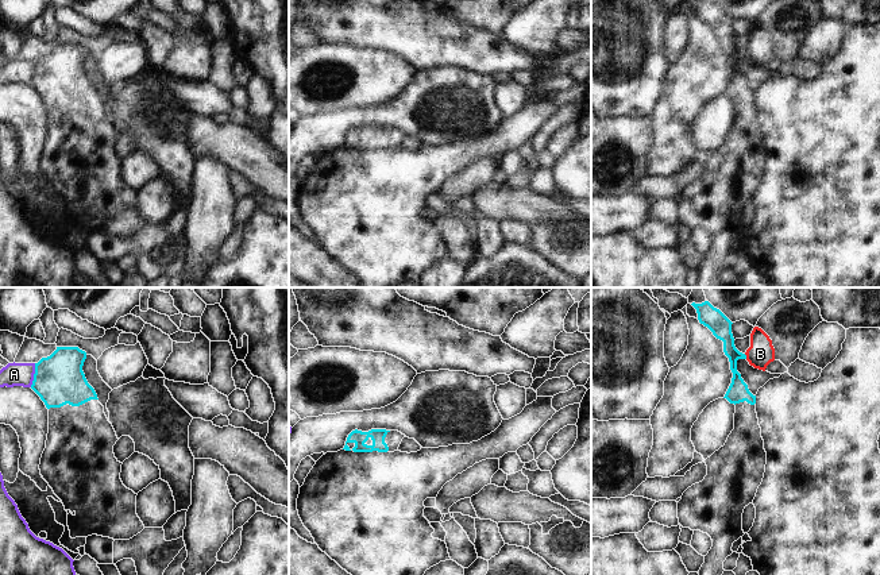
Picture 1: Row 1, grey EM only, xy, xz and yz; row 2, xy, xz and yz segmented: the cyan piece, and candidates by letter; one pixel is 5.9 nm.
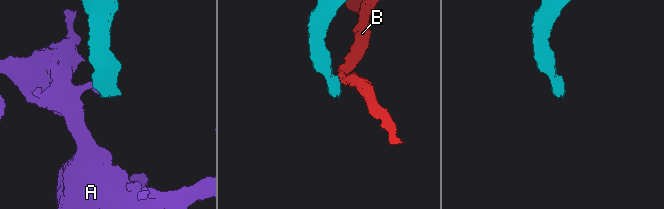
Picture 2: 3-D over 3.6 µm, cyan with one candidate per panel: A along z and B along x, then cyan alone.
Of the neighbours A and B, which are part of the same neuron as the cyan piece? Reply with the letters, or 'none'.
none

